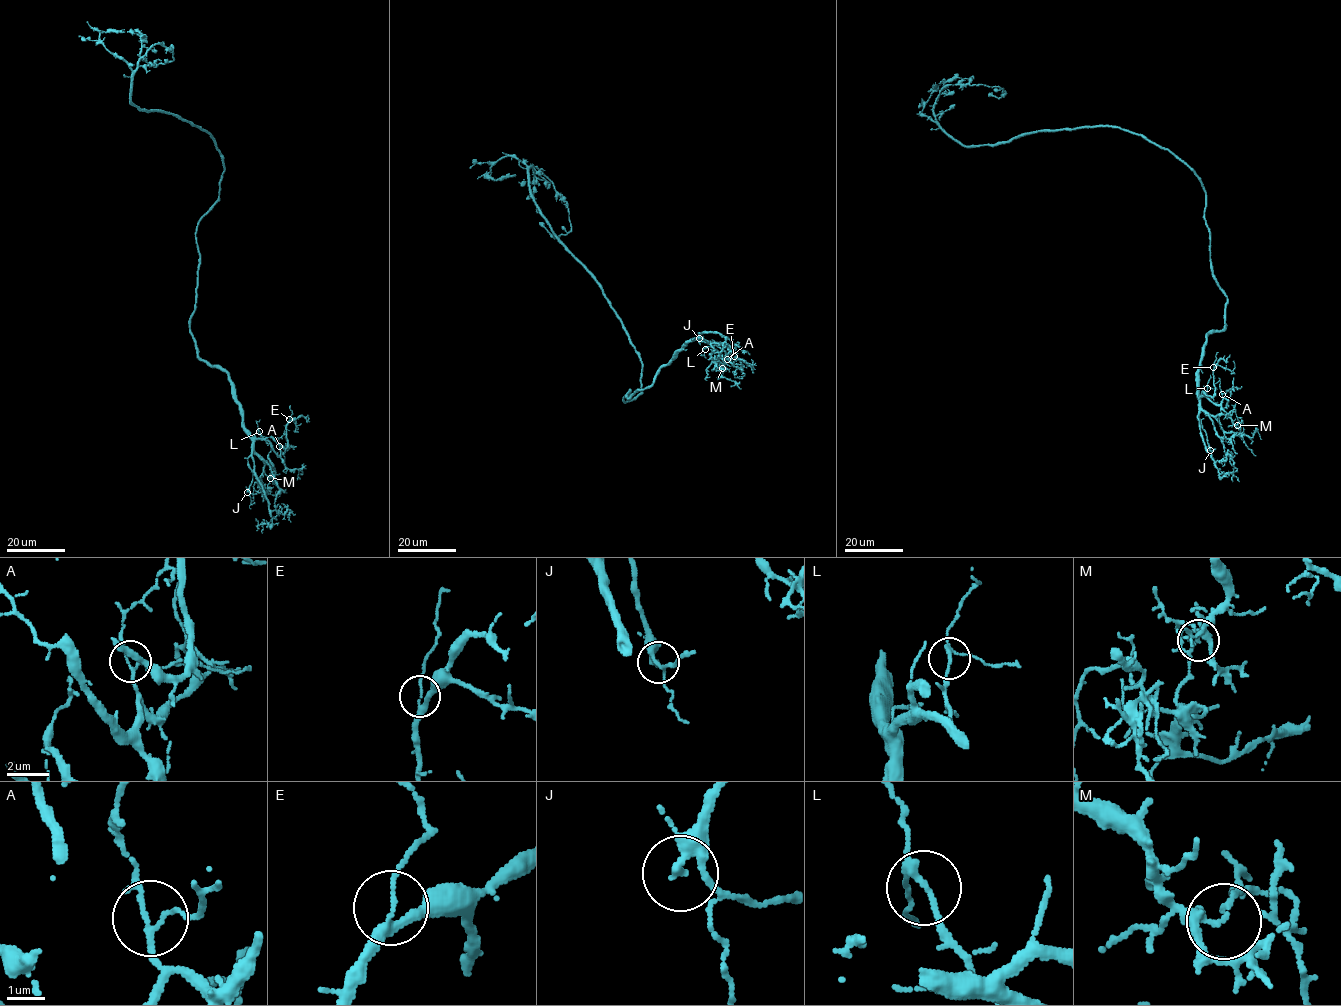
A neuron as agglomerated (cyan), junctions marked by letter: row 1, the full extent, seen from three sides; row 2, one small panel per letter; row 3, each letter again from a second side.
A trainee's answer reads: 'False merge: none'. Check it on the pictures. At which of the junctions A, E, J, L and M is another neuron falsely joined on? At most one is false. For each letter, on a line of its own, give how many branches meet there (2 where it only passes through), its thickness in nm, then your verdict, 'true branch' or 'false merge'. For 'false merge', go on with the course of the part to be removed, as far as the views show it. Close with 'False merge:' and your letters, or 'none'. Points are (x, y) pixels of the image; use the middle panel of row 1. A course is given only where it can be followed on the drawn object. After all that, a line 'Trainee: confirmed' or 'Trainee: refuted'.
A: 3 branches meet; 110 nm thick; true branch
E: 3 branches meet; 190 nm thick; true branch
J: 3 branches meet; 240 nm thick; true branch
L: 3 branches meet; 130 nm thick; true branch
M: 3 branches meet; 120 nm thick; false merge; foreign part runs (722, 368), (719, 373), (735, 384), (731, 387)
False merge: M
Trainee: refuted

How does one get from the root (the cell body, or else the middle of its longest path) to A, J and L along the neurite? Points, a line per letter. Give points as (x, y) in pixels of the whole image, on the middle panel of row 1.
A: (641, 382), (641, 392), (624, 401), (630, 389), (628, 398), (648, 387), (695, 339), (711, 341), (727, 359)
J: (641, 382), (641, 392), (624, 401), (630, 389), (628, 398), (648, 387), (677, 351), (699, 338)
L: (641, 382), (641, 392), (624, 401), (630, 389), (628, 398), (648, 387), (686, 342), (715, 344), (705, 349)

